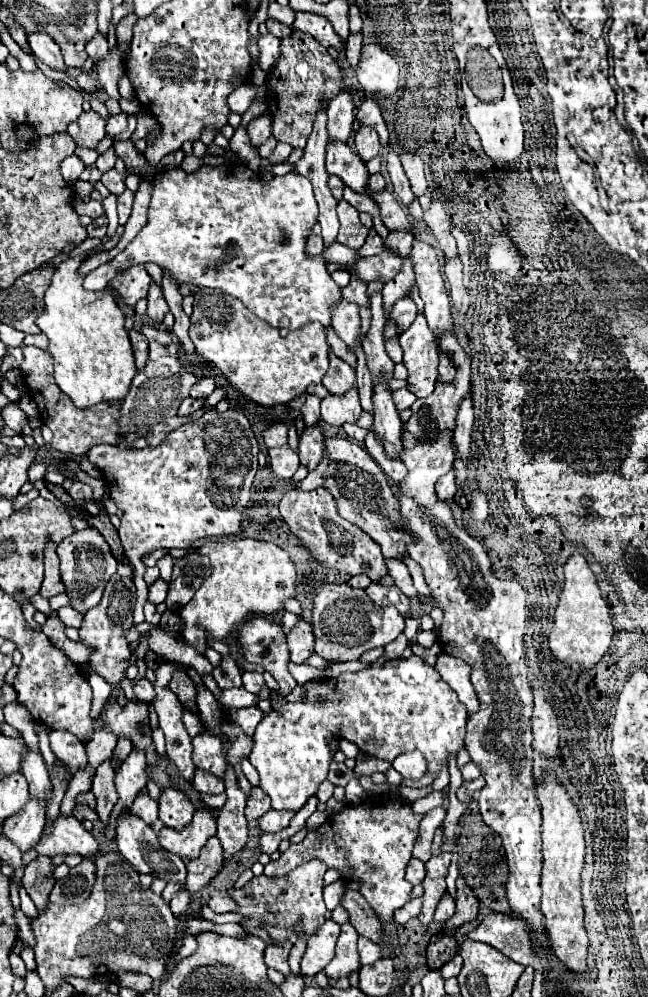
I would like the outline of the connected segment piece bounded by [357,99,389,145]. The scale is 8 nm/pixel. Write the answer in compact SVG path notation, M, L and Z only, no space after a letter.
M367 99L367 101L361 105L361 109L359 109L359 113L357 113L357 119L359 119L363 125L375 127L377 133L379 133L381 144L387 145L387 141L389 141L387 125L385 125L385 119L383 119L383 115L381 115L381 107L379 107L379 103L377 103L375 99Z

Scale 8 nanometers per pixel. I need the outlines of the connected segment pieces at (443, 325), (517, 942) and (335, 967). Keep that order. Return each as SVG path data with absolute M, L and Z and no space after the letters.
M419 239L413 243L411 259L415 263L415 281L419 285L421 299L425 301L425 319L439 339L443 331L453 331L449 295L445 289L441 265L437 261L435 249Z
M491 913L483 919L483 923L469 933L469 939L487 943L499 949L511 961L527 967L533 965L535 971L541 969L541 961L529 941L529 927L517 919L503 913Z
M343 923L341 925L341 935L337 941L337 949L335 949L335 957L331 959L331 963L325 967L327 977L333 979L341 979L347 977L353 969L359 969L359 953L357 953L357 931L353 929L351 923Z

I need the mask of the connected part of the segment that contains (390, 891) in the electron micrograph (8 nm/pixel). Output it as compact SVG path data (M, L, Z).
M375 797L369 803L345 807L341 813L331 815L325 825L309 831L301 843L289 845L277 861L265 865L265 875L283 877L305 861L319 859L327 863L327 867L339 869L345 881L359 881L361 895L375 909L375 913L385 921L393 921L393 911L401 909L409 901L413 889L405 879L405 867L411 859L421 819L423 815L411 813L409 801L399 803L399 799L387 801L385 797Z

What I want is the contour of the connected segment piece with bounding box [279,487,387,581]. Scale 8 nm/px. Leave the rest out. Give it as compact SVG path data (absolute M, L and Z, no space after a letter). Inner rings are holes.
M317 487L315 491L289 491L279 503L279 511L291 531L301 539L301 543L313 553L317 563L323 567L337 569L349 575L367 575L371 581L379 581L387 575L385 559L381 555L379 545L357 525L345 521L337 513L337 503L333 495L325 487ZM351 547L351 549L345 549Z

